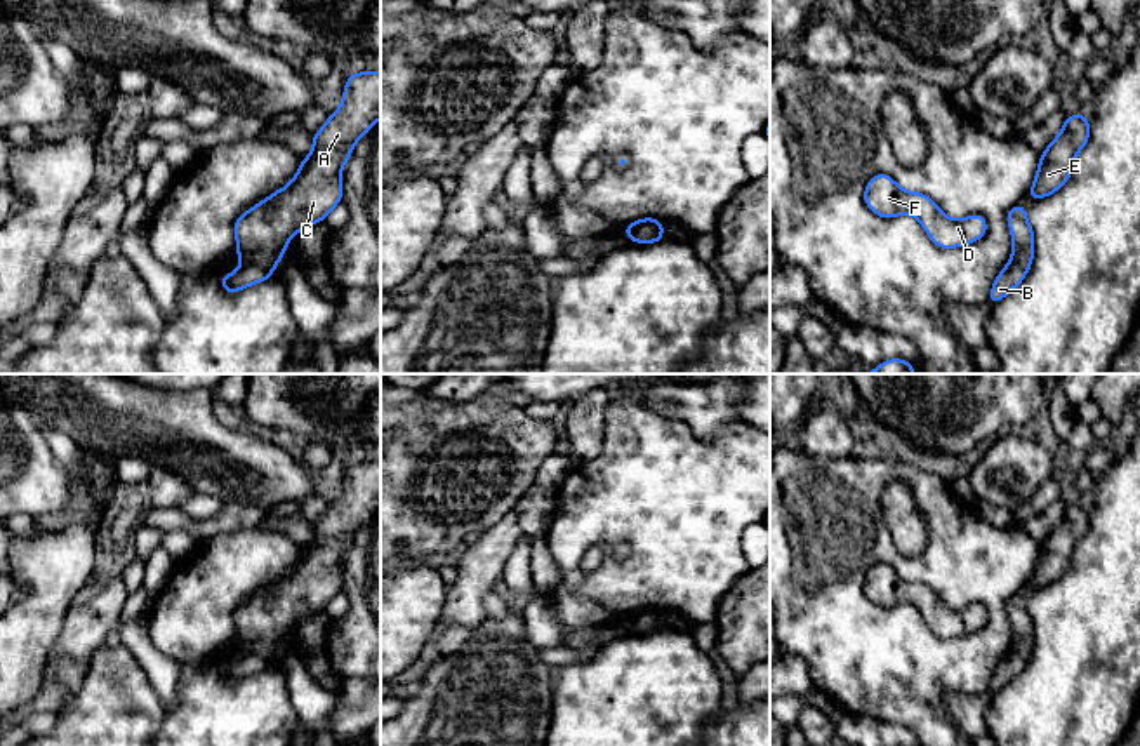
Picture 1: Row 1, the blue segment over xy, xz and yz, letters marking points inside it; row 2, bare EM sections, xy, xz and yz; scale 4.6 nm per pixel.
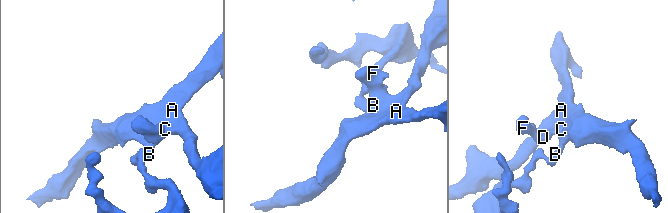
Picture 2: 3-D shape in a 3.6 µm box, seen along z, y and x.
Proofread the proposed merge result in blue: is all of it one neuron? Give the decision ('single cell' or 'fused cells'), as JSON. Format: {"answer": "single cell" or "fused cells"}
{"answer": "fused cells"}

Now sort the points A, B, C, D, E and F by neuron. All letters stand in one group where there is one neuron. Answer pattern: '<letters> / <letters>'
A C D E F / B

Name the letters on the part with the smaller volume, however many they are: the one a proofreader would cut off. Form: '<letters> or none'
A, C, D, E, F

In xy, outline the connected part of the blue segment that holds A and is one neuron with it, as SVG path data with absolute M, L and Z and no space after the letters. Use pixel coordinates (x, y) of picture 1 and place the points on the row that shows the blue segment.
M381 71L351 73L342 104L328 115L328 122L313 137L313 153L302 158L295 177L282 190L255 203L235 221L236 256L262 270L275 271L285 256L288 240L302 228L325 221L327 214L342 202L342 165L353 148L381 118Z

